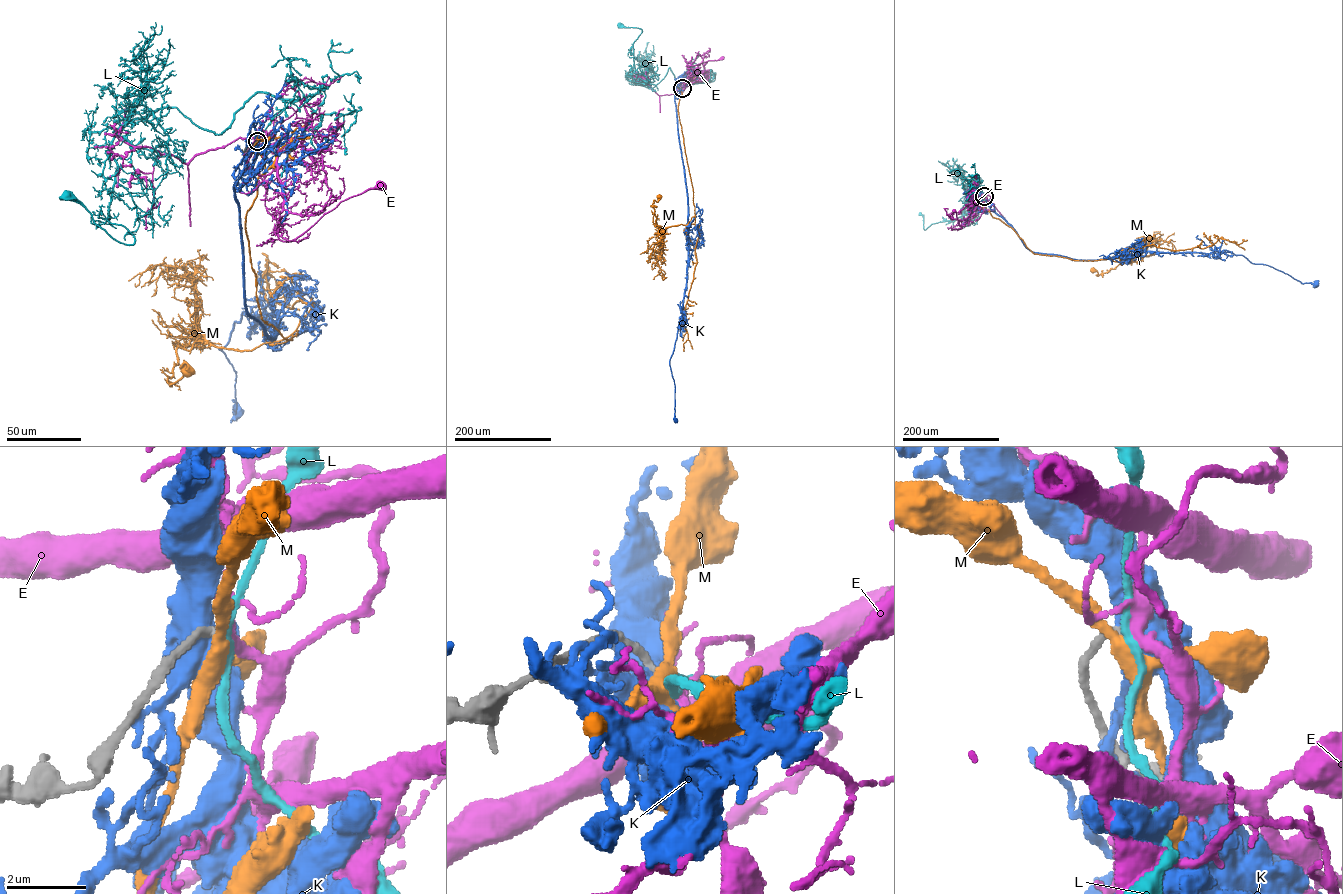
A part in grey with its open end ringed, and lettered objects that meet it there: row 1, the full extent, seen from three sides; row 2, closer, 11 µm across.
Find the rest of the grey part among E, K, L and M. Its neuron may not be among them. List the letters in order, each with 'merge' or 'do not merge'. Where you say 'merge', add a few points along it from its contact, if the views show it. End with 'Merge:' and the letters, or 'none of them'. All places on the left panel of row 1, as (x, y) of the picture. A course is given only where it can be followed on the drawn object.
E: do not merge
K: do not merge
L: do not merge
M: do not merge
Merge: none of them

